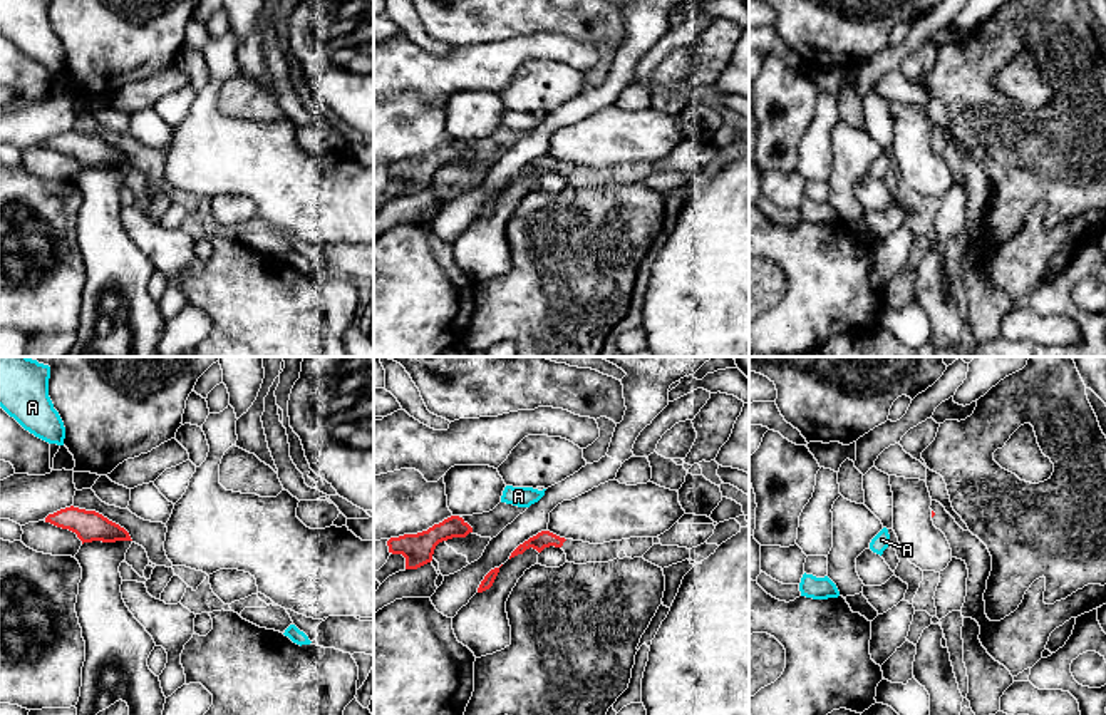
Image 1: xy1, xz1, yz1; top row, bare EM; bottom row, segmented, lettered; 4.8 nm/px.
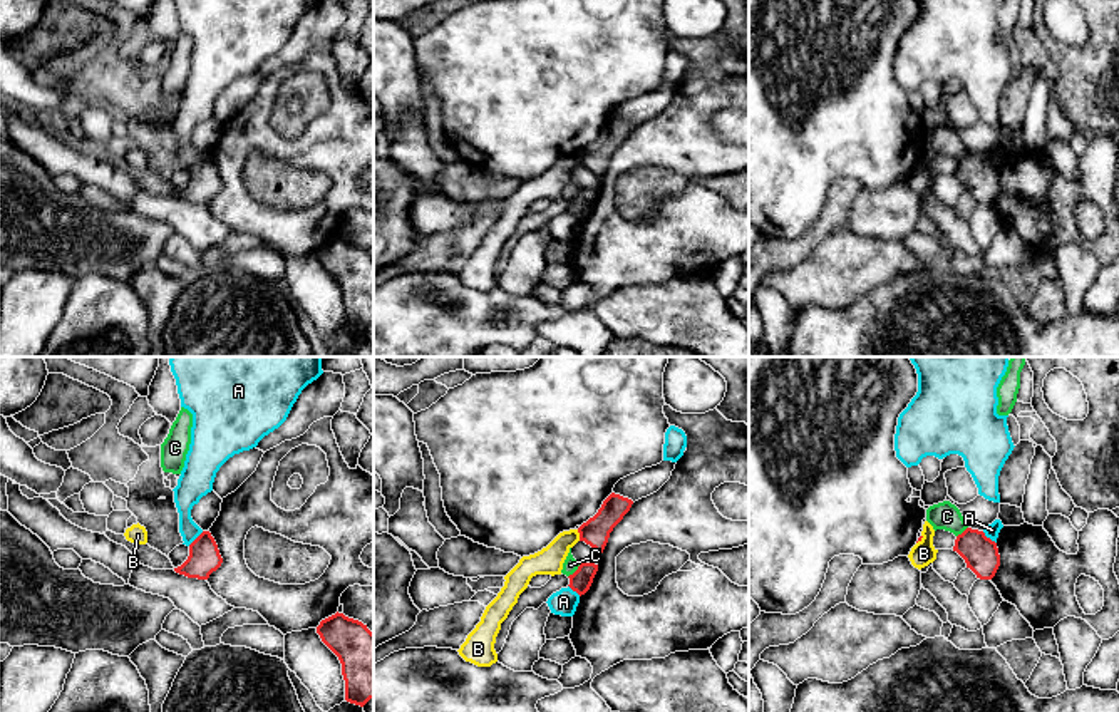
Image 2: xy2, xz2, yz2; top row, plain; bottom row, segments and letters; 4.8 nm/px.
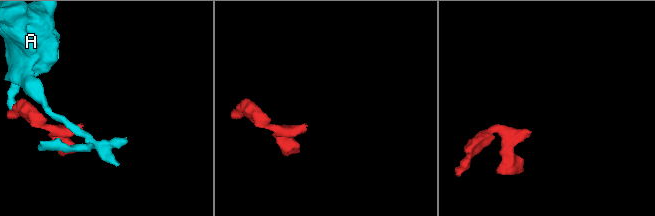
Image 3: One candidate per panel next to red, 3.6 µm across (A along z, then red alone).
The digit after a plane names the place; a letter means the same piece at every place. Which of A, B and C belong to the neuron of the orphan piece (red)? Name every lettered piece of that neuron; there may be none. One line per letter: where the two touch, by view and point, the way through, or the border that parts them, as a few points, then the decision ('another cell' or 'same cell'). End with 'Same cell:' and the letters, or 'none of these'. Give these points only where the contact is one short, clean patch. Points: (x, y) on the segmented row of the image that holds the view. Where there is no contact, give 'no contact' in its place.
A: meets red in yz2 at (989, 538); border along yz2 (982, 531), (995, 543); another cell
B: meets red in xz2 at (580, 535); another cell
C: meets red in xz2 at (577, 570); another cell
Same cell: none of these

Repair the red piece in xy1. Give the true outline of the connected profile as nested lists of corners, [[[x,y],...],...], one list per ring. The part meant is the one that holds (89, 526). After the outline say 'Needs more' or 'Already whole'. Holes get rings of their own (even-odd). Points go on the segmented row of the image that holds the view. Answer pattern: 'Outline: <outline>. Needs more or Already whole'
Outline: [[[74,506],[49,514],[45,522],[75,532],[82,544],[92,541],[132,541],[129,532],[119,524],[96,511],[85,511]]]. Already whole

